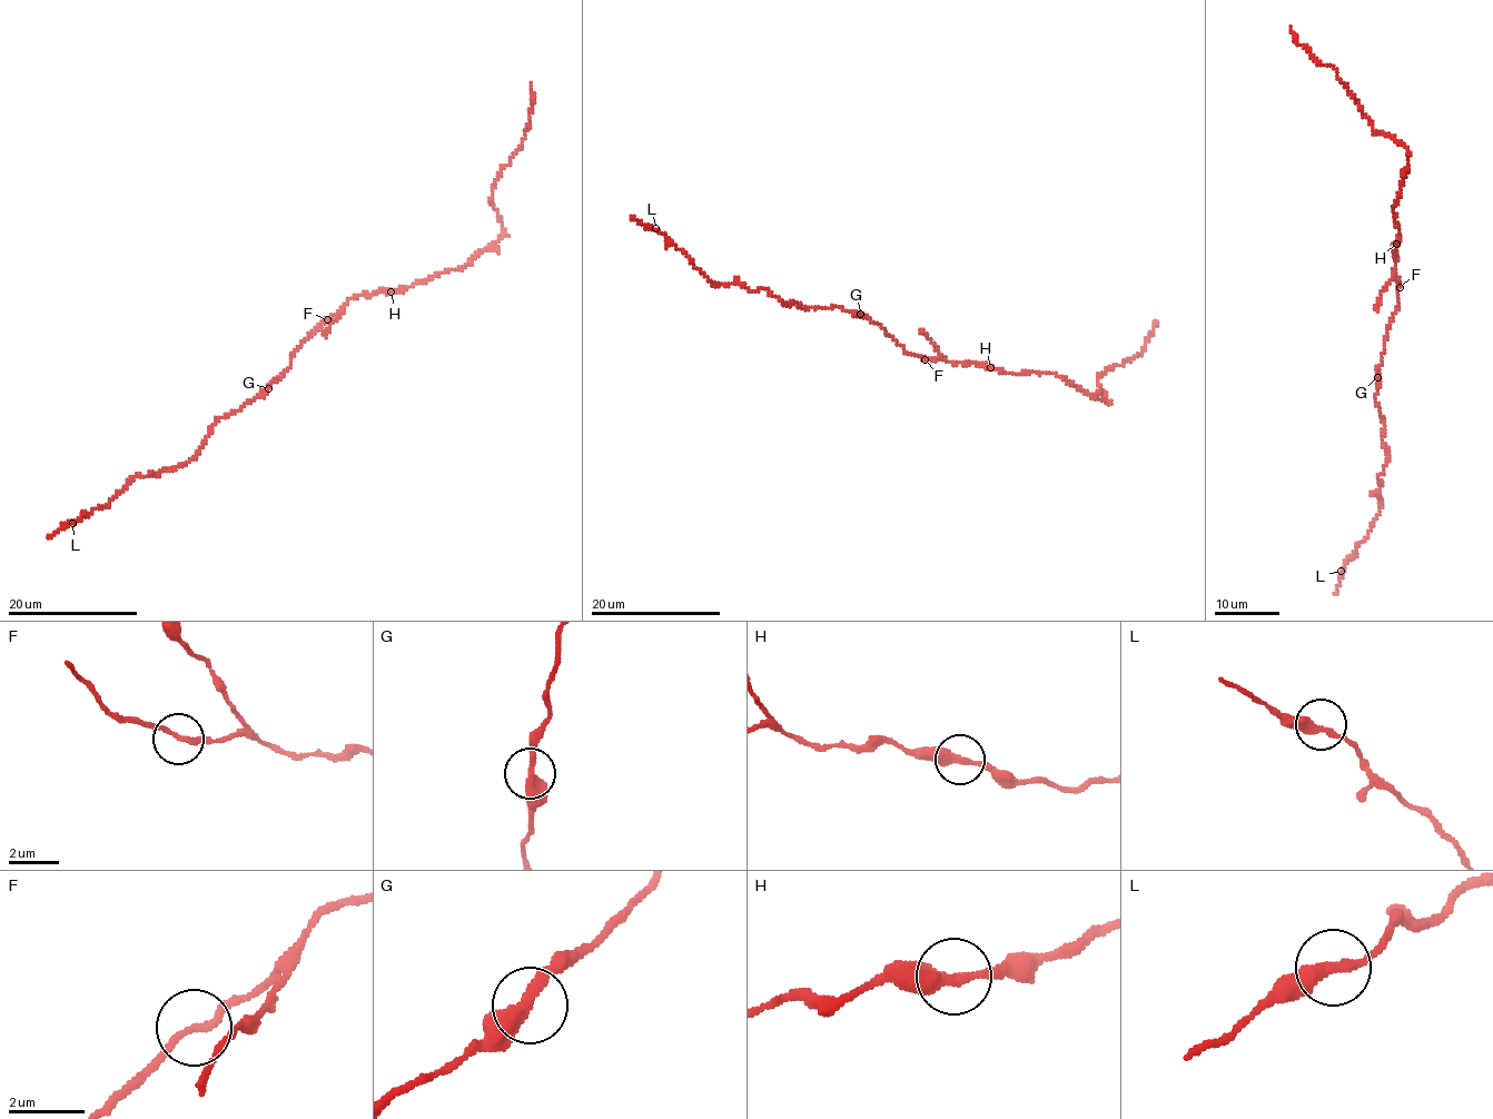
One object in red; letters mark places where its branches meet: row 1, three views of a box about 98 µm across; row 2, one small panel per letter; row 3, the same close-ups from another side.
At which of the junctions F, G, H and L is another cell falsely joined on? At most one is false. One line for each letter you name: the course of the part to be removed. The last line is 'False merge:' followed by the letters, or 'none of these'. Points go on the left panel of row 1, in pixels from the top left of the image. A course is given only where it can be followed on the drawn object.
H: course (391, 291), (456, 270), (488, 248), (504, 231), (490, 198), (492, 187), (523, 142), (534, 99), (530, 82)
False merge: H

